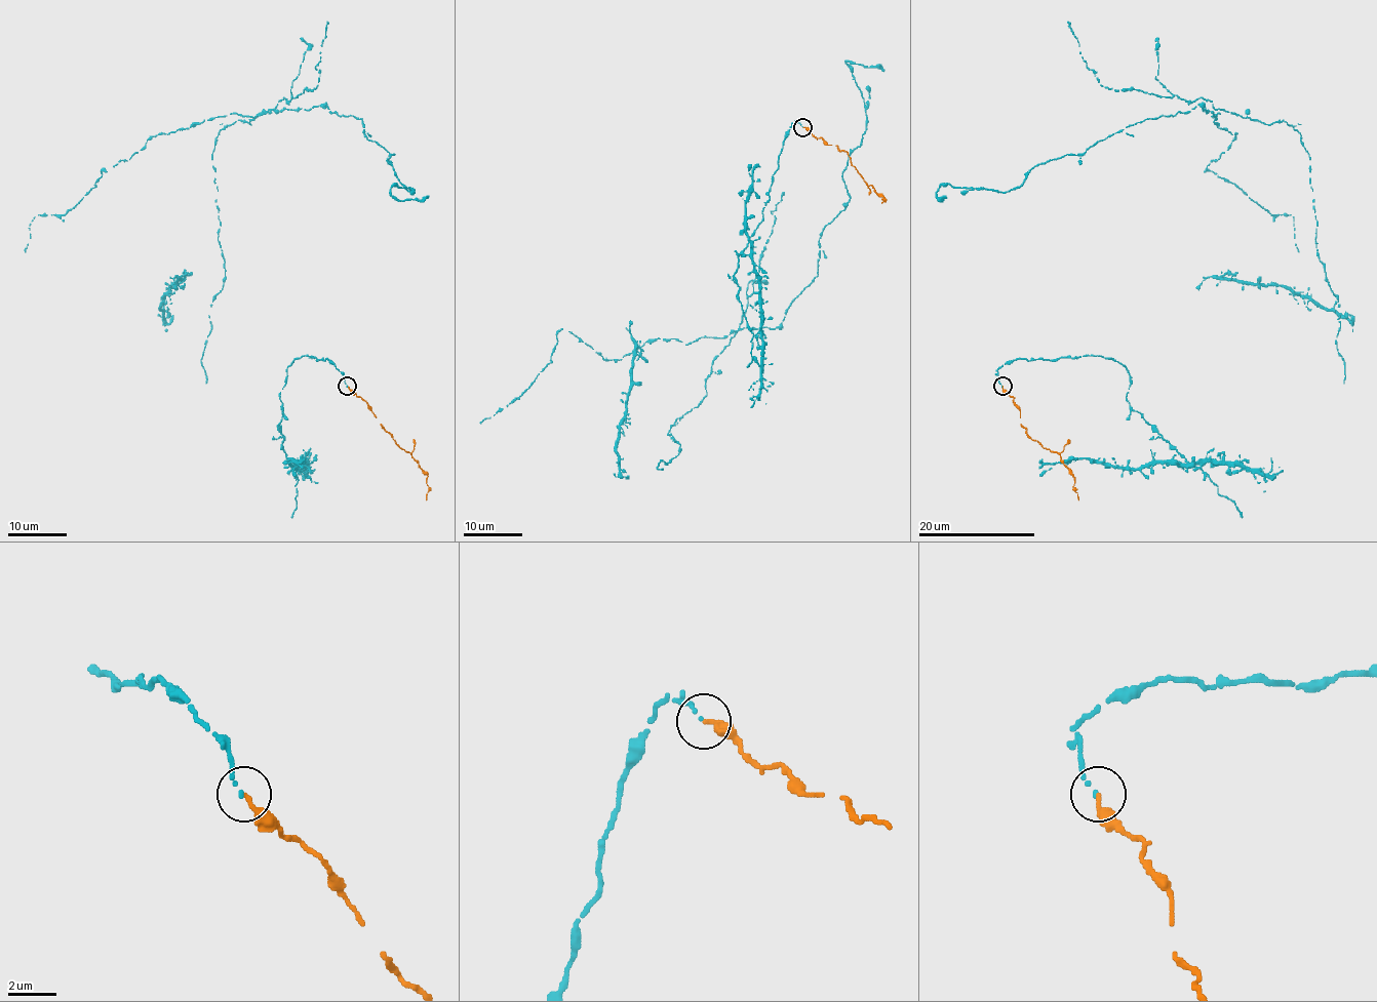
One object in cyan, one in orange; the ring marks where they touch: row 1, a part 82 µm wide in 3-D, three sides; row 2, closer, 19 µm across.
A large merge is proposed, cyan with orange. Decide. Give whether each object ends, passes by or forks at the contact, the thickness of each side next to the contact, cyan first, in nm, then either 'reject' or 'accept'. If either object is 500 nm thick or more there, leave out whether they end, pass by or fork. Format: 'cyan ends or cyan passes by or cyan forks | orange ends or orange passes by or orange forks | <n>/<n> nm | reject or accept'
cyan ends | orange ends | 140/200 nm | accept

